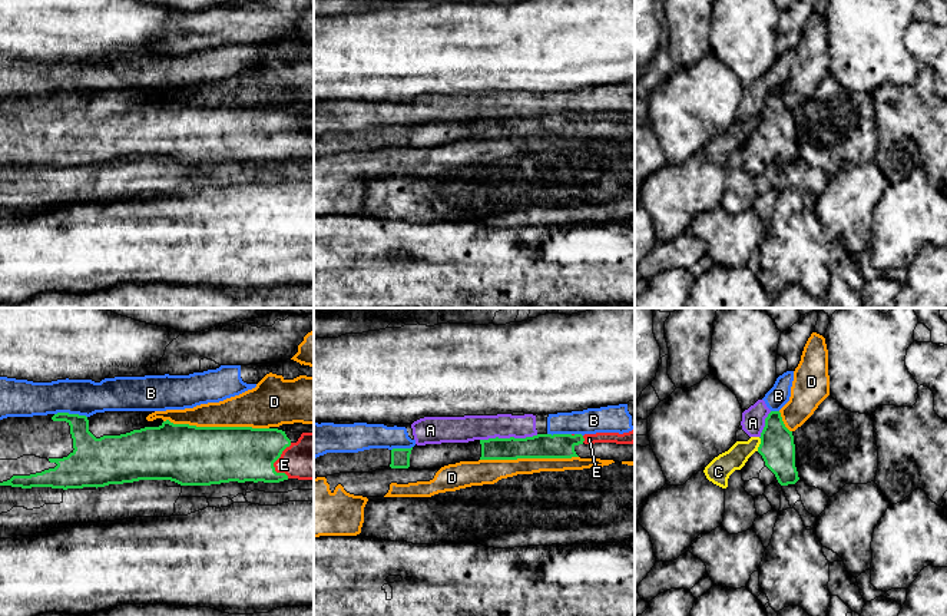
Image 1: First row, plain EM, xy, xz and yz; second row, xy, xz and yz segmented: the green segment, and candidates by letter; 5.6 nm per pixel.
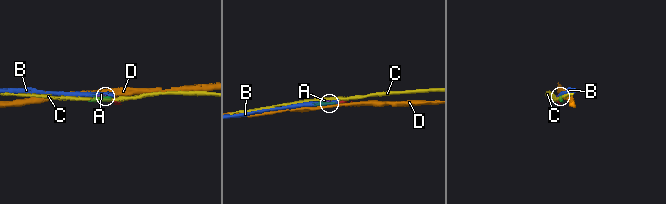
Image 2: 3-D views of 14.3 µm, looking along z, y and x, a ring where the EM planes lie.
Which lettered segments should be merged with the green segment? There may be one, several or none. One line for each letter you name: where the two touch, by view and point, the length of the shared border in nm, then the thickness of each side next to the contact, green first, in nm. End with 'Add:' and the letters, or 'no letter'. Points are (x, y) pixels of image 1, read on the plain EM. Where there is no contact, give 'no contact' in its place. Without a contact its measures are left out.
E: xy (274, 141) | 200 nm | 300/260 nm
Add: E

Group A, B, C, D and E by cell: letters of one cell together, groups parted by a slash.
A B / C / D / E

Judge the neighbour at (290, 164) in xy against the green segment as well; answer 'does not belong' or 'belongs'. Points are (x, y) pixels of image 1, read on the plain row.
does not belong

